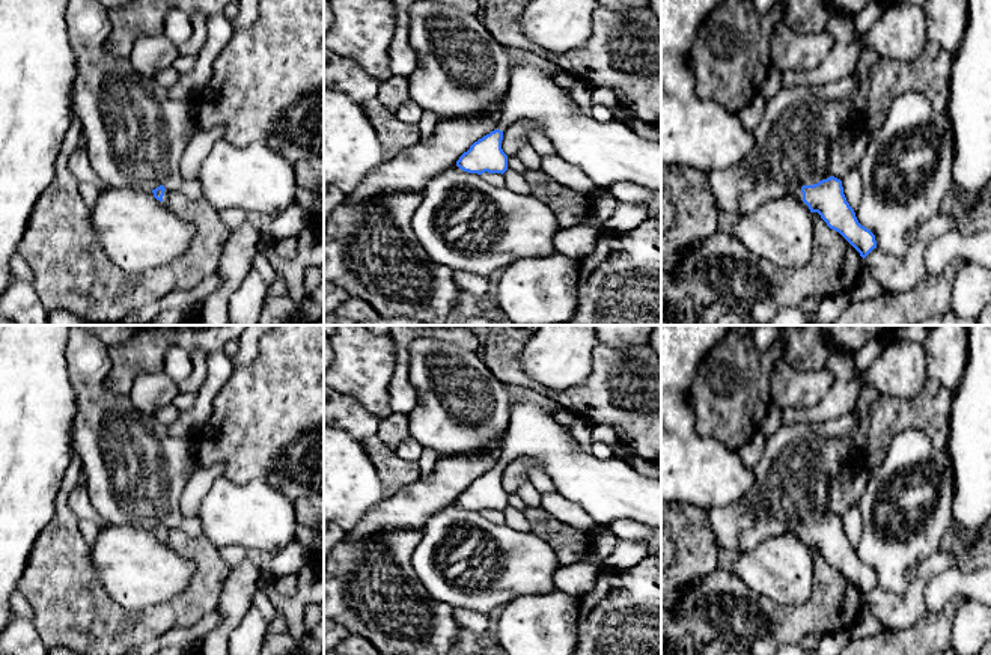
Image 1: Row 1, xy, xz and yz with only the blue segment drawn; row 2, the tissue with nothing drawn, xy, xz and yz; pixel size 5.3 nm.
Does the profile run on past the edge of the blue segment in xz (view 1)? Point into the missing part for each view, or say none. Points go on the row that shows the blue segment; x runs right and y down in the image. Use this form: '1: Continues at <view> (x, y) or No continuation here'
1: Continues at xz (607, 152)

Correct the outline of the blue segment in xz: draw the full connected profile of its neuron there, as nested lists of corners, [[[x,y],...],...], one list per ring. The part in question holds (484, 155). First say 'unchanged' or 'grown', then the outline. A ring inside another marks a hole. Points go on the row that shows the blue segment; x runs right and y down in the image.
grown | [[[520,62],[509,68],[509,87],[503,98],[499,126],[474,142],[456,166],[468,173],[505,173],[508,155],[502,149],[503,131],[515,122],[535,120],[553,142],[556,154],[581,169],[596,185],[610,188],[614,182],[636,182],[661,191],[661,142],[637,136],[627,123],[610,119],[601,122],[584,113],[571,96],[554,83],[554,75],[539,66]]]

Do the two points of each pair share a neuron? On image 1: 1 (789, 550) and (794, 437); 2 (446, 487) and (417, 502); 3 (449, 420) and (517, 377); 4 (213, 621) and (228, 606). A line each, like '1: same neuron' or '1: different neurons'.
1: different neurons
2: same neuron
3: different neurons
4: different neurons

